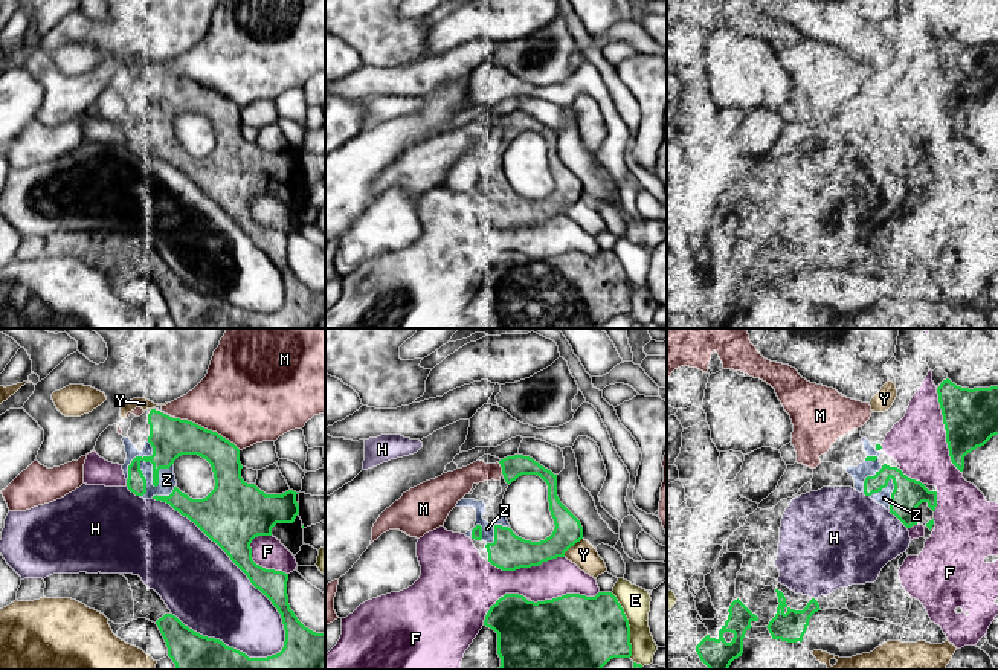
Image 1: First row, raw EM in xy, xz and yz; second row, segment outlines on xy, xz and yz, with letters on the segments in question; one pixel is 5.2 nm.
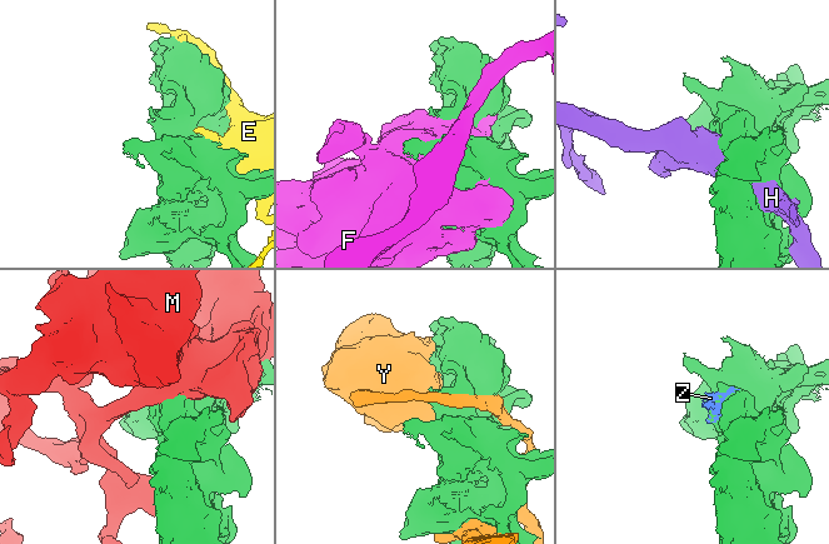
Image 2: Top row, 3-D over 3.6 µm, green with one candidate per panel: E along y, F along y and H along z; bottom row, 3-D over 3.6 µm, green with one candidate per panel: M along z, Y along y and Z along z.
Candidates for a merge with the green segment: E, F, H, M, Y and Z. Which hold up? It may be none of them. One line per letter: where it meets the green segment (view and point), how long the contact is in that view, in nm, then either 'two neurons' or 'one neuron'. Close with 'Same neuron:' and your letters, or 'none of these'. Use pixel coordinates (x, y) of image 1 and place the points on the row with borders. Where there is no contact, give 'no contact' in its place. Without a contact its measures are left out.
E: meets green in xz at (627, 624); contact 360 nm long; two neurons
F: meets green in yz at (945, 429); contact 460 nm long; two neurons
H: meets green in xy at (237, 565); contact 1050 nm long; two neurons
M: meets green in xy at (206, 429); contact 380 nm long; two neurons
Y: meets green in xz at (571, 545); contact 140 nm long; two neurons
Z: meets green in xy at (139, 466); contact 300 nm long; one neuron
Same neuron: Z

